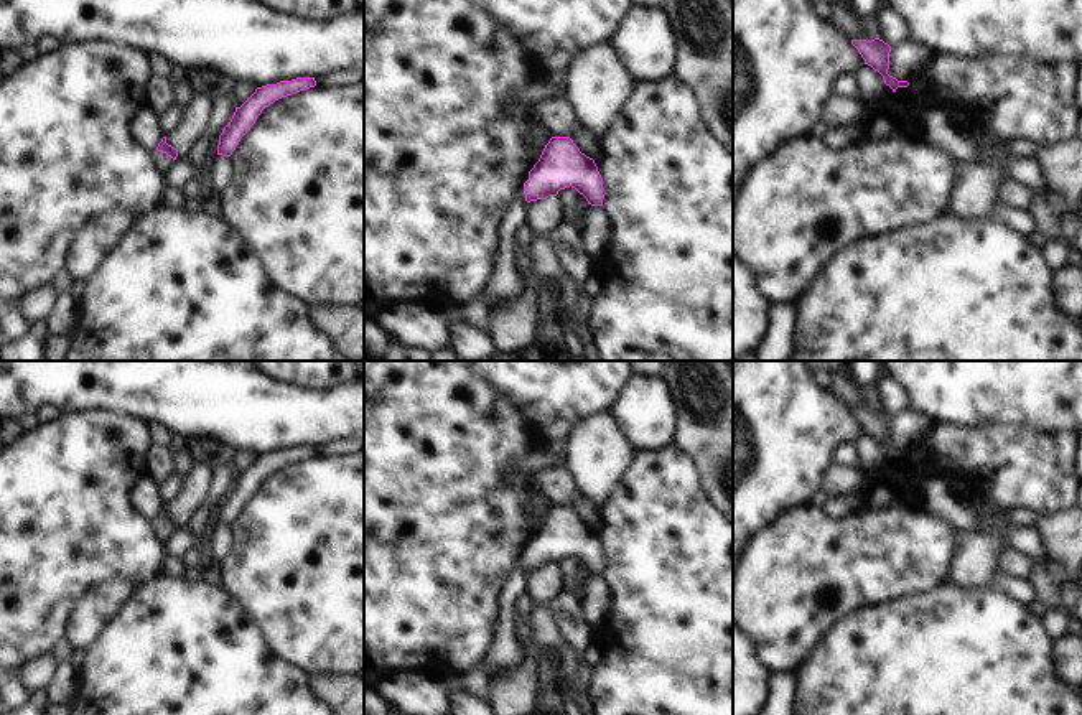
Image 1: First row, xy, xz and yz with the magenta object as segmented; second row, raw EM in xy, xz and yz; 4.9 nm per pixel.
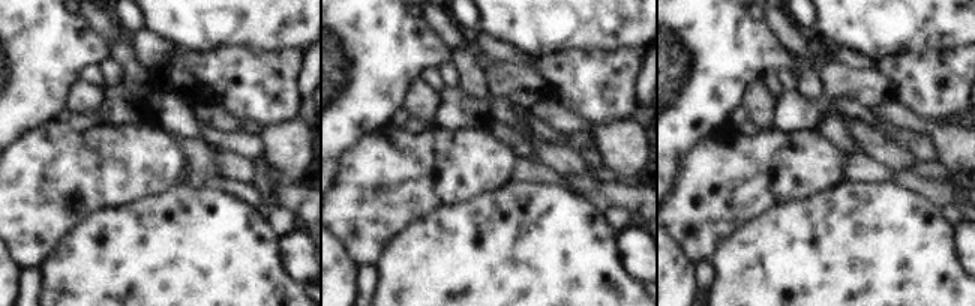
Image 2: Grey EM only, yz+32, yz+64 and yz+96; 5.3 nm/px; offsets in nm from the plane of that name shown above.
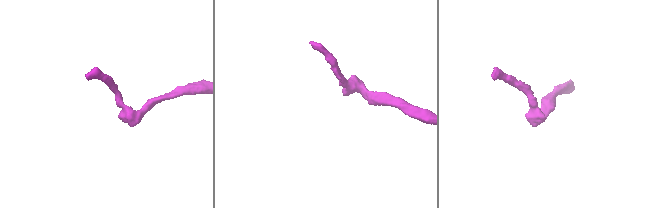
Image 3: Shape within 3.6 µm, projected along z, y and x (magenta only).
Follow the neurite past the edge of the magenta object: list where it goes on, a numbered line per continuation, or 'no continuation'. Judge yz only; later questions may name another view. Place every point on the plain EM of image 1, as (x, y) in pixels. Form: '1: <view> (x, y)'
no continuation.

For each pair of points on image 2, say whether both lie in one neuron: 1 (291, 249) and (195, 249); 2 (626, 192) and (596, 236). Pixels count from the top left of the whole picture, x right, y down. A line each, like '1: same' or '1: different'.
1: different
2: different

